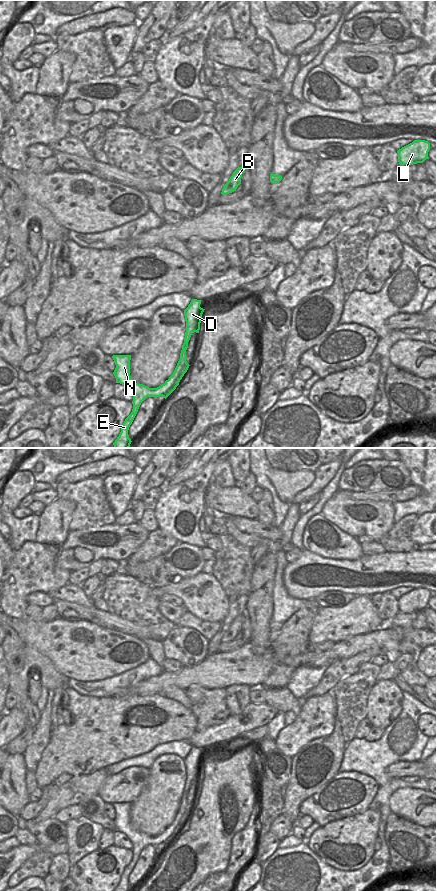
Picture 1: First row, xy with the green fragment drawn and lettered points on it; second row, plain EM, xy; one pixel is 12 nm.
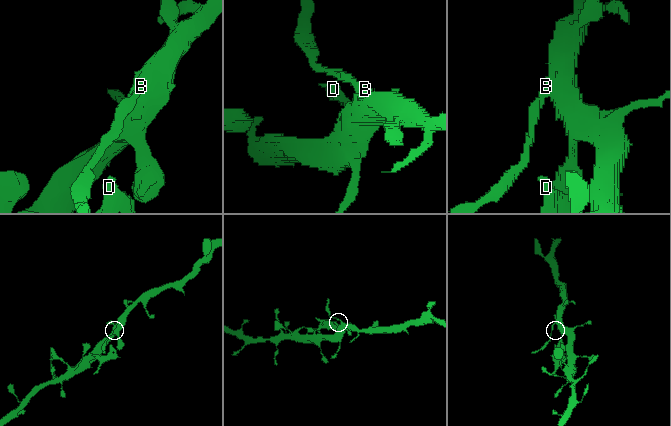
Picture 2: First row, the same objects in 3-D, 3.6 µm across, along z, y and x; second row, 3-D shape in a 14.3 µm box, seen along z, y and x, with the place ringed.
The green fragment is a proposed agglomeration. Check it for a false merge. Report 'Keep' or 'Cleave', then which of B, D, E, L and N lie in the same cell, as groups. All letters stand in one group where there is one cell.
Keep. Groups: B D E L N.

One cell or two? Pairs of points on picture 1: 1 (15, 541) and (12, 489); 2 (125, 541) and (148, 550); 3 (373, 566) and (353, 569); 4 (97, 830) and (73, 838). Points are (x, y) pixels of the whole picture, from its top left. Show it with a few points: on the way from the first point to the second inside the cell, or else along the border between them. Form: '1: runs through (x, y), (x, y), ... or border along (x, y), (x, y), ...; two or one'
1: runs through (15, 528), (15, 525), (10, 520), (10, 502); one
2: border along (149, 532), (146, 539), (126, 560); two
3: runs through (368, 567), (358, 569); one
4: runs through (89, 823), (83, 822), (76, 830); one

